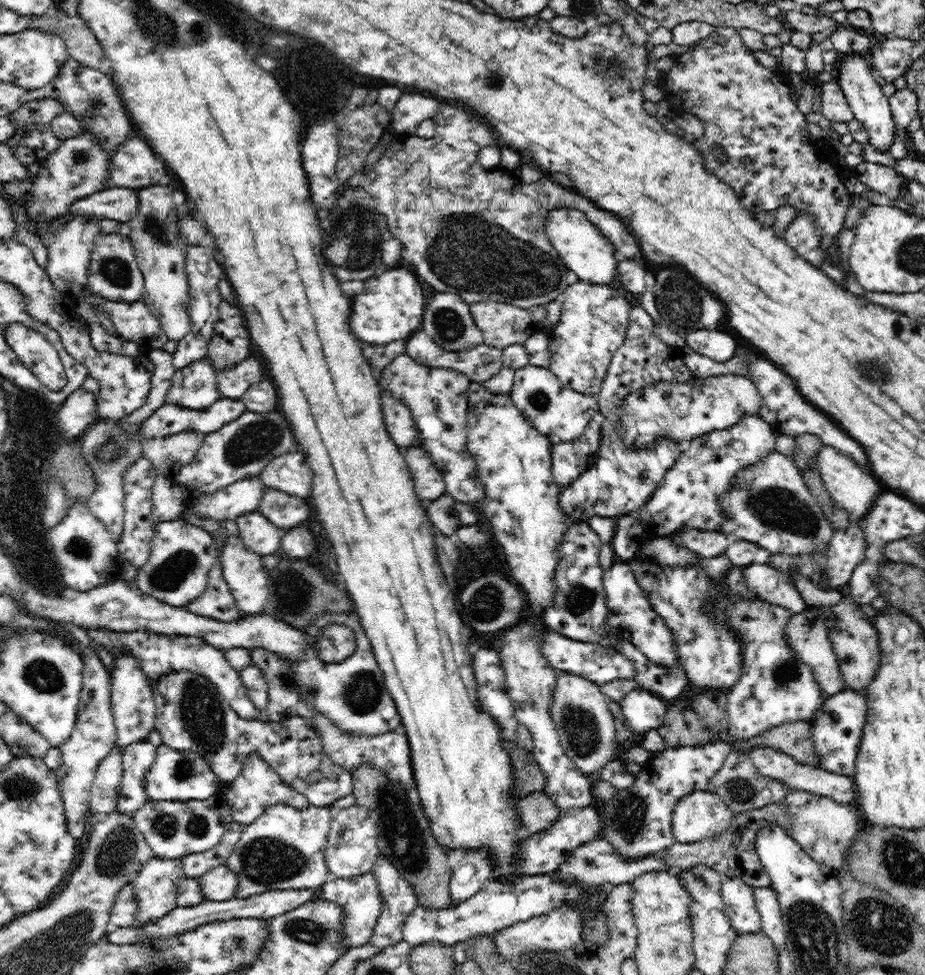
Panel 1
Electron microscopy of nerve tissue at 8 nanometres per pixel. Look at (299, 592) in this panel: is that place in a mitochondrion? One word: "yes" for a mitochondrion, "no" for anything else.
yes

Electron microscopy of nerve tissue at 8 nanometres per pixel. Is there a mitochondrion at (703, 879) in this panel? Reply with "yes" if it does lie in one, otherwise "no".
yes

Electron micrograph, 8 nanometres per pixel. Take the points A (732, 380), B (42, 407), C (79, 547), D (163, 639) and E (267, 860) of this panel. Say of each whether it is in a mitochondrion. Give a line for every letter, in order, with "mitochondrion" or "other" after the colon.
A: other
B: other
C: mitochondrion
D: other
E: mitochondrion

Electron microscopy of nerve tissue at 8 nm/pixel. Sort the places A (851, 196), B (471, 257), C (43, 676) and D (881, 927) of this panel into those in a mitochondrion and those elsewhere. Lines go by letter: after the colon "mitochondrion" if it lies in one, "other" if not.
A: other
B: mitochondrion
C: mitochondrion
D: mitochondrion

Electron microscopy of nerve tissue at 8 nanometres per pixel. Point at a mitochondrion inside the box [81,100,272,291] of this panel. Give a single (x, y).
(155, 221)

